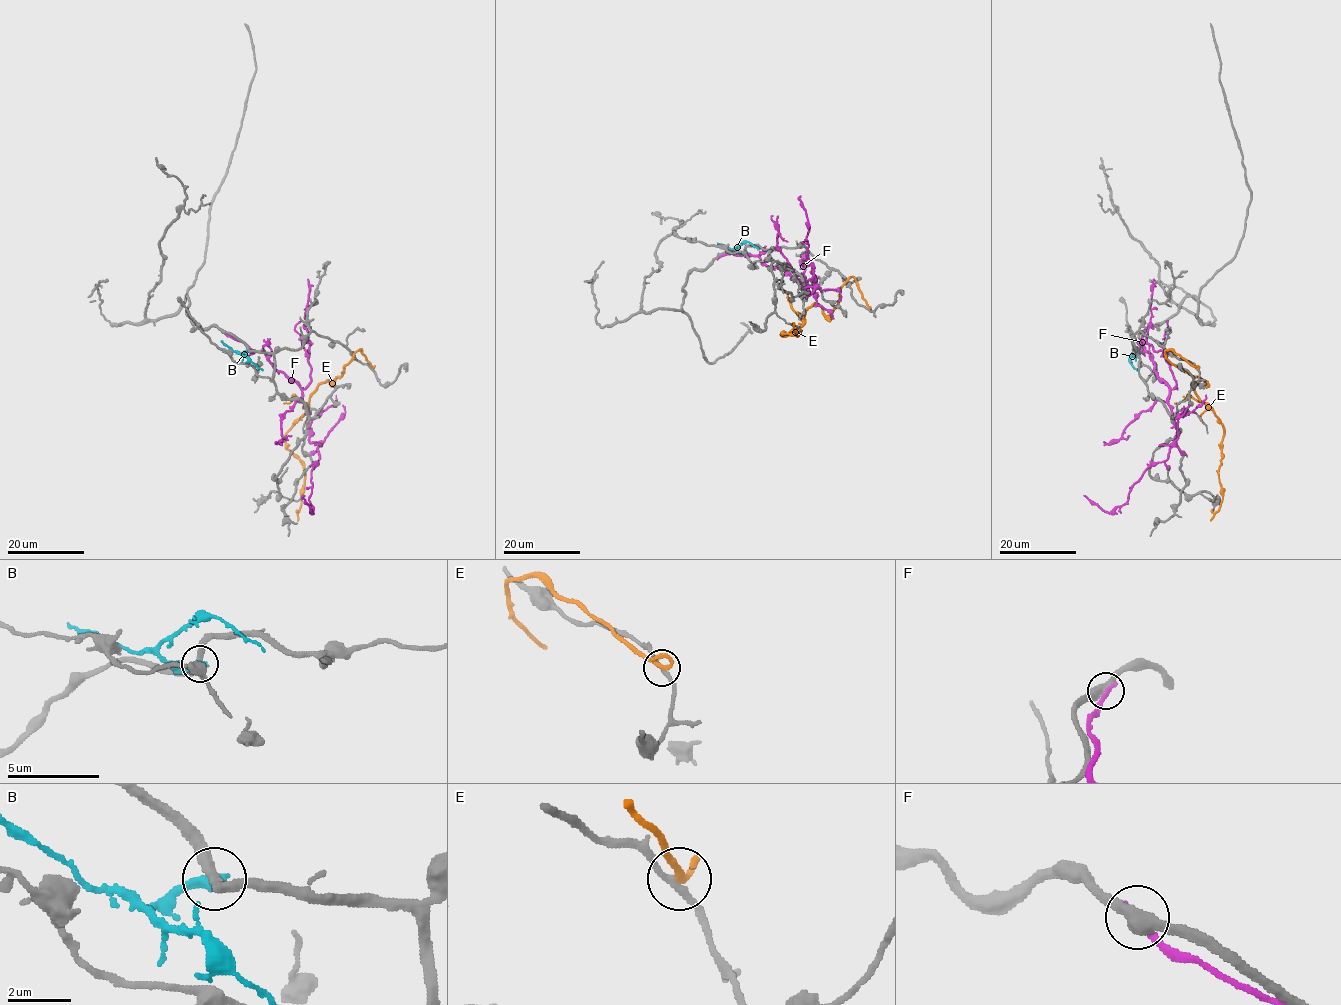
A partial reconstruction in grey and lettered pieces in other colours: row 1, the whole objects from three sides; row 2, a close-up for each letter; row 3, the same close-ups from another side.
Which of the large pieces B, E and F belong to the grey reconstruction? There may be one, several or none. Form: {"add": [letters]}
{"add": []}

